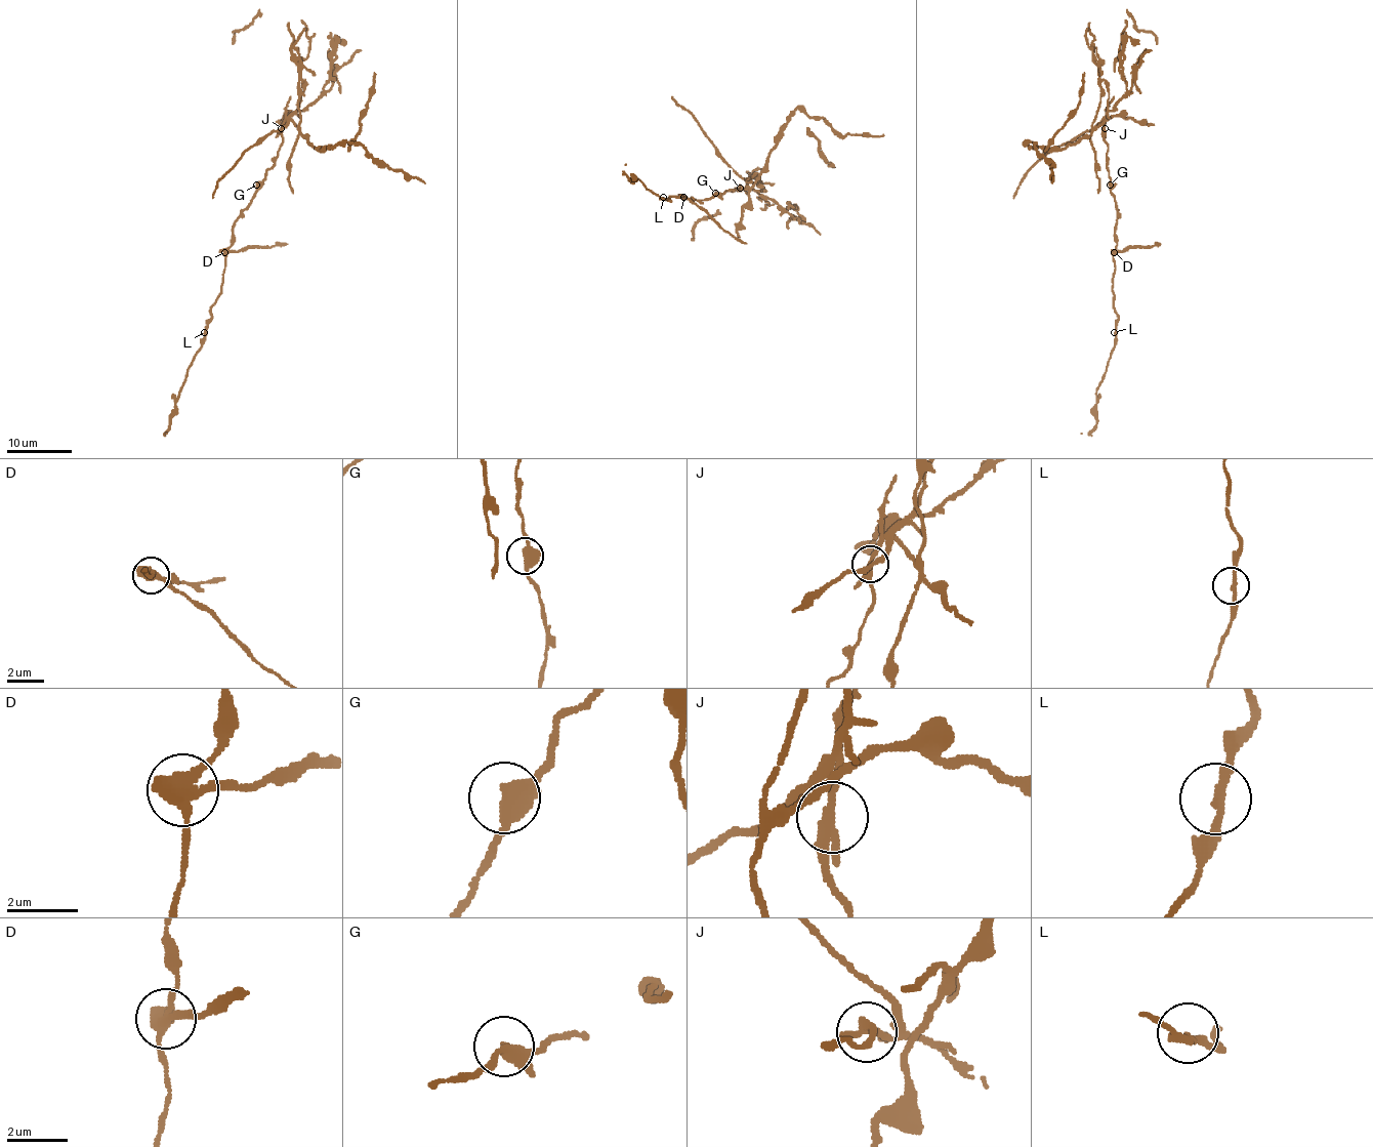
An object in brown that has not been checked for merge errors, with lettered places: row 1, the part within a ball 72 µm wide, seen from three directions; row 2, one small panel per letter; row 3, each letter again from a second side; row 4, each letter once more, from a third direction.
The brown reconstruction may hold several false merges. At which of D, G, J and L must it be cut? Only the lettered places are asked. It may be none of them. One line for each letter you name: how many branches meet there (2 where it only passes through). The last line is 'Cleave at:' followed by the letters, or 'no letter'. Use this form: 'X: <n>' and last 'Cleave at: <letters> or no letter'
D: 3
J: 3
Cleave at: D, J

